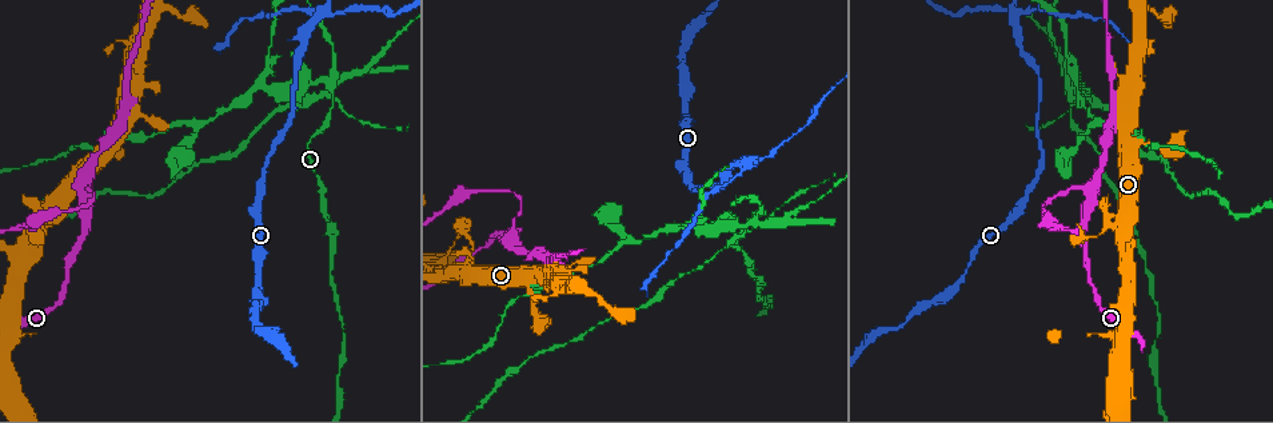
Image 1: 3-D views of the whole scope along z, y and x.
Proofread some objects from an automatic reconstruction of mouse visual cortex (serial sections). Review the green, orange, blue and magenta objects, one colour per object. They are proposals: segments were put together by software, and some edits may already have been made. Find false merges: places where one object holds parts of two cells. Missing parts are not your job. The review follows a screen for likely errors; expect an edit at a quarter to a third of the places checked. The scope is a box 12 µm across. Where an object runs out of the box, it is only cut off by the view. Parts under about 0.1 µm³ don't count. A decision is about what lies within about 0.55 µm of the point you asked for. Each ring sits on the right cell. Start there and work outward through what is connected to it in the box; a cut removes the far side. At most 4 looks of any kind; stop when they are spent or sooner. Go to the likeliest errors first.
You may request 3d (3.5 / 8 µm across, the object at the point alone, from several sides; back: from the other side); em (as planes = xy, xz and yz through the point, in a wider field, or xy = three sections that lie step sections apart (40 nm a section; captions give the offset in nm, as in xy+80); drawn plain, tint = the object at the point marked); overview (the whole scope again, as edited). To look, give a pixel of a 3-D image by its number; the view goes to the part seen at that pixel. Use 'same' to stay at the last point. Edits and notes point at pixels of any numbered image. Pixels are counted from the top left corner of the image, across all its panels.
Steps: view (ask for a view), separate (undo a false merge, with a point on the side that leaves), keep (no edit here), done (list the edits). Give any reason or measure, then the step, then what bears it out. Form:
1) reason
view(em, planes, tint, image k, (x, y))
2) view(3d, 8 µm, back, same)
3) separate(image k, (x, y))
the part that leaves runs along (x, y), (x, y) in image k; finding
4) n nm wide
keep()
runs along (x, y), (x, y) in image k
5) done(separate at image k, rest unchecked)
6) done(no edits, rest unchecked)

arms run side by side
view(3d, 3.5 µm, image 1, (331, 84))

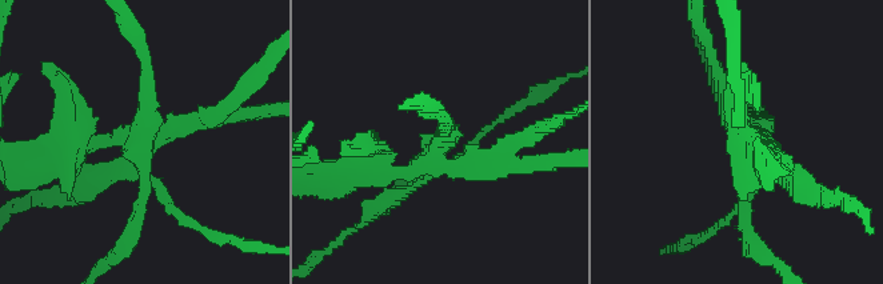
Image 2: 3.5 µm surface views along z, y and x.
now the EM
view(em, planes, tint, image 2, (442, 143))

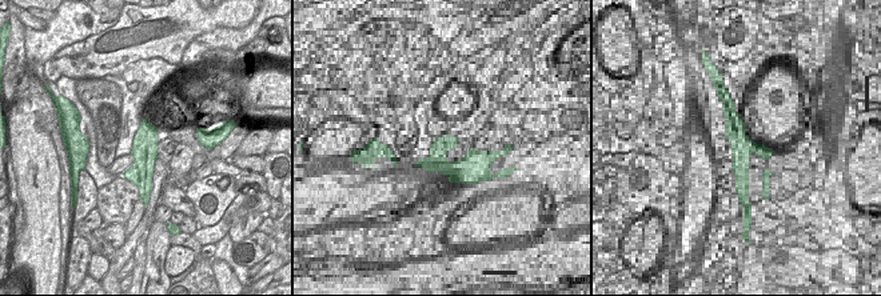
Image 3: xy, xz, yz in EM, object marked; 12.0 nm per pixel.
separate(image 2, (107, 170))
the part that leaves runs along (130, 143), (76, 143), (27, 163) in image 2; a second cell is stuck on

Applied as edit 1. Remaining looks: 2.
sudden change in width
view(3d, 3.5 µm, image 1, (512, 241))

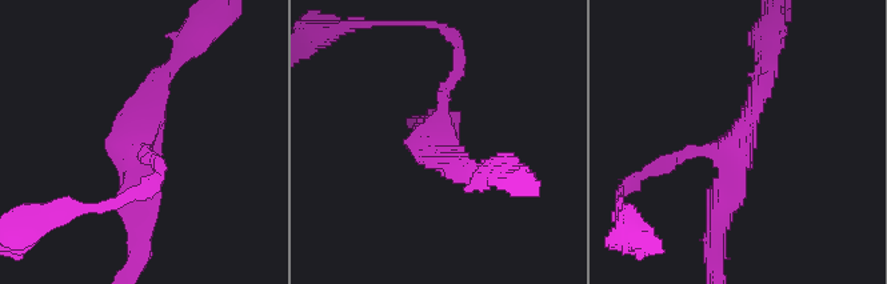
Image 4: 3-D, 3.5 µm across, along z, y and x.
3 arms; arms of 150, 250, 300 nm
view(em, xy, step 3, tint, image 4, (434, 141))

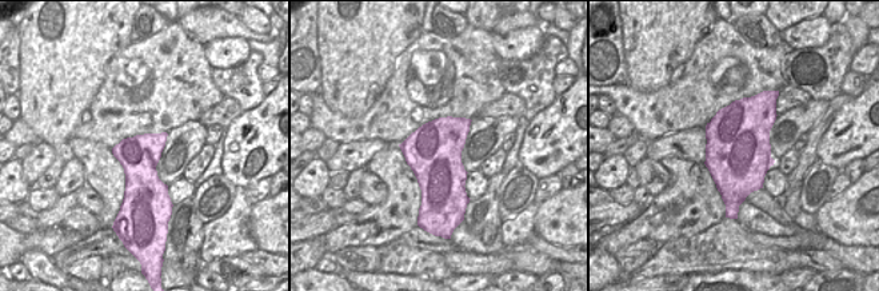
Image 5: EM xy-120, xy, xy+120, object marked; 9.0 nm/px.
keep()
runs along (715, 236), (735, 147), (766, 74) in image 4; continuous, no second cell

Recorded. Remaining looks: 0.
done(separate at image 2, rest unchecked)

